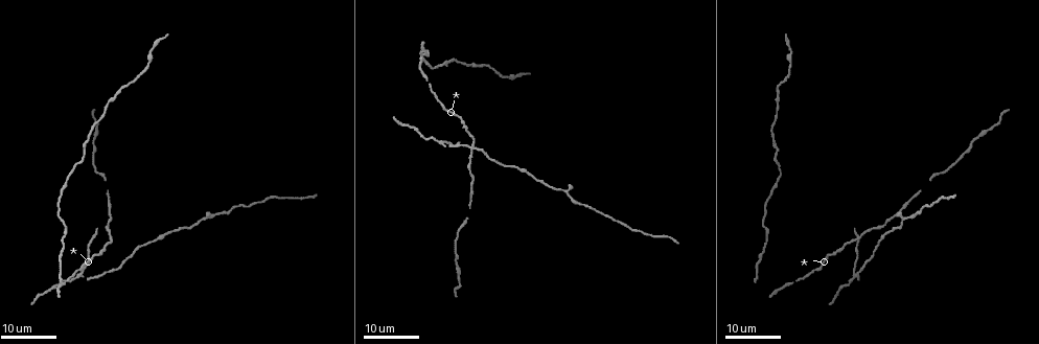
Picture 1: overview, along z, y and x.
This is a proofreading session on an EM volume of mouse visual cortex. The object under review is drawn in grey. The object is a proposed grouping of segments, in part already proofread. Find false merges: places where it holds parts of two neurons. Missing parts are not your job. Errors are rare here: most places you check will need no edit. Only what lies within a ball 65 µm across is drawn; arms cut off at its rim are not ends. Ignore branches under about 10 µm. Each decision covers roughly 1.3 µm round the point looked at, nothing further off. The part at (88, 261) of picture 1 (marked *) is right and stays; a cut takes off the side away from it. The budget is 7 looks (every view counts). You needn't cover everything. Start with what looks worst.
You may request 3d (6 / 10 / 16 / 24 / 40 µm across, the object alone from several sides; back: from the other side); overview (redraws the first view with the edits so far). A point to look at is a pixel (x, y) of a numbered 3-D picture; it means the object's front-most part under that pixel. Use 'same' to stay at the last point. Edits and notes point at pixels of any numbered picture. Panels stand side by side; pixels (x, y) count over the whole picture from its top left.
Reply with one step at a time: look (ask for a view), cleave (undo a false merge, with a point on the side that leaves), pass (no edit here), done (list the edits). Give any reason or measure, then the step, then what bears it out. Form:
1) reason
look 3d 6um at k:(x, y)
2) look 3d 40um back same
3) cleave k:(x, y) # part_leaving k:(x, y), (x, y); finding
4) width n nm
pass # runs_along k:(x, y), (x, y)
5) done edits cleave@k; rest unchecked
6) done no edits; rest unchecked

look 3d 16um at 1:(114, 93)

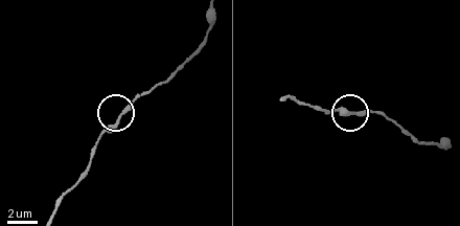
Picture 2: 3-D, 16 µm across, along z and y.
look 3d 10um at 2:(354, 114)

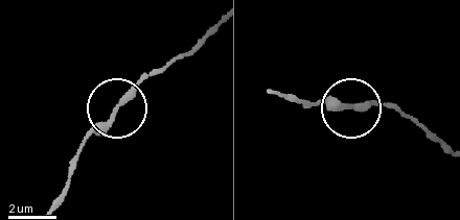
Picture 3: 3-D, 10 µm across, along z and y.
closer look
look 3d 6um at 3:(116, 110)

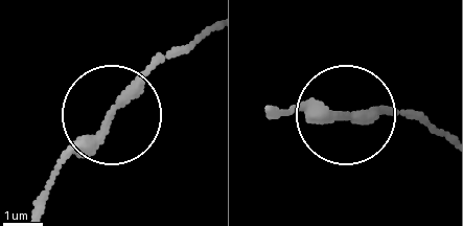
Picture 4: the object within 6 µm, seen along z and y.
pass # runs_along 4:(36, 215), (45, 184), (182, 48); one neuron here

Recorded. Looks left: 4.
look 3d 16um at 1:(165, 234)

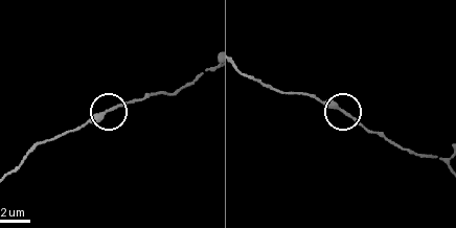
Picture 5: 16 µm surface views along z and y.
closer look
look 3d 6um at 5:(346, 115)

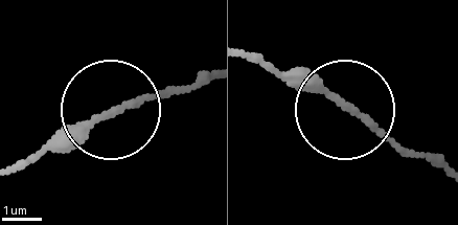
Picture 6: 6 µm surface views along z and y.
pass # runs_along 6:(10, 171), (61, 151), (100, 117), (187, 88); all the same neuron

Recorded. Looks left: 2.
sudden change in width
look 3d 24um at 1:(838, 248)

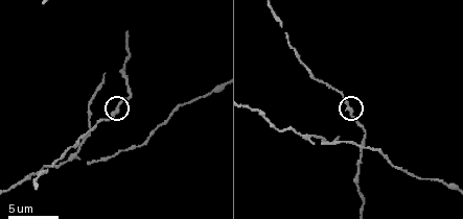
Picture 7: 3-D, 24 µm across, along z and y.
look 3d 6um at 7:(118, 110)

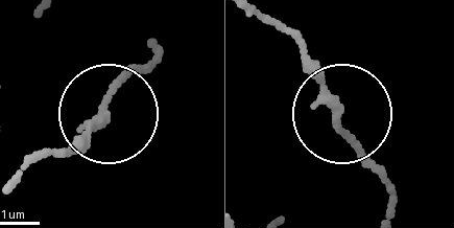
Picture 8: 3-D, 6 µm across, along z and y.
pass # continuous, no second neuron

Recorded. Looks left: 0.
done no edits; rest unchecked

